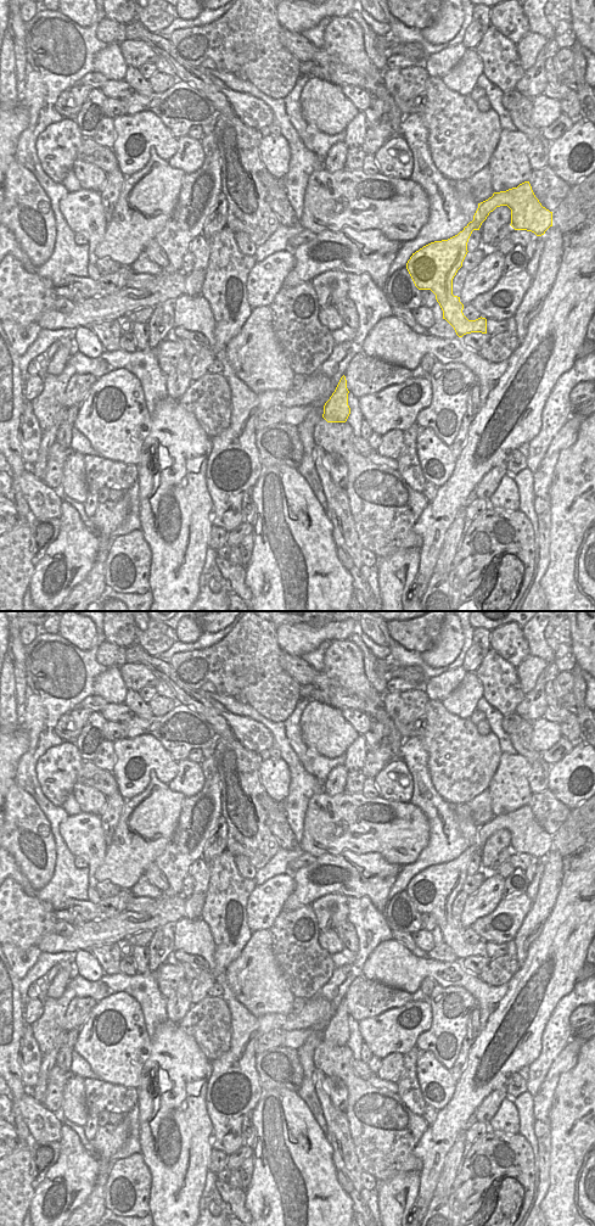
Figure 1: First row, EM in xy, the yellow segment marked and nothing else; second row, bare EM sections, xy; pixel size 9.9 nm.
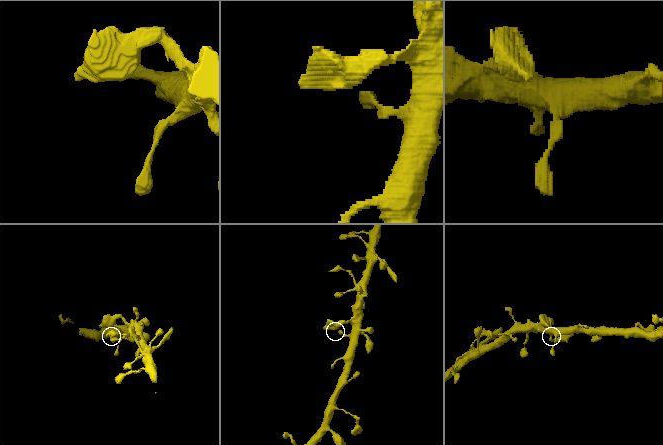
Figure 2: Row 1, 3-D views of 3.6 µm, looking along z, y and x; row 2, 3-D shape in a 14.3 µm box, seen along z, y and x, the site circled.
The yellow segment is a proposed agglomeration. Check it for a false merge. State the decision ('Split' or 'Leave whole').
Leave whole

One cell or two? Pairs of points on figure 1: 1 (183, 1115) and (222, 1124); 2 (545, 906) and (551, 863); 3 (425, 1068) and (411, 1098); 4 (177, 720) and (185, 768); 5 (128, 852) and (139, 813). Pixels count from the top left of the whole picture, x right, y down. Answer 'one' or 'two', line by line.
1: two
2: one
3: two
4: two
5: one

